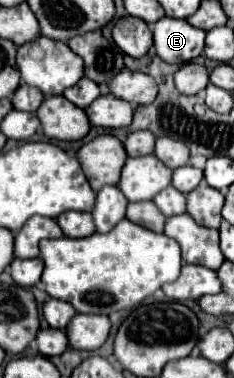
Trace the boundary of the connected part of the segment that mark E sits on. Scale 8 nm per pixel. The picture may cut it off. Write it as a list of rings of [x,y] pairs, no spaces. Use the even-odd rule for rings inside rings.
[[[165,16],[155,22],[153,40],[155,54],[163,58],[163,62],[185,64],[203,52],[205,32],[191,26],[187,20]]]

